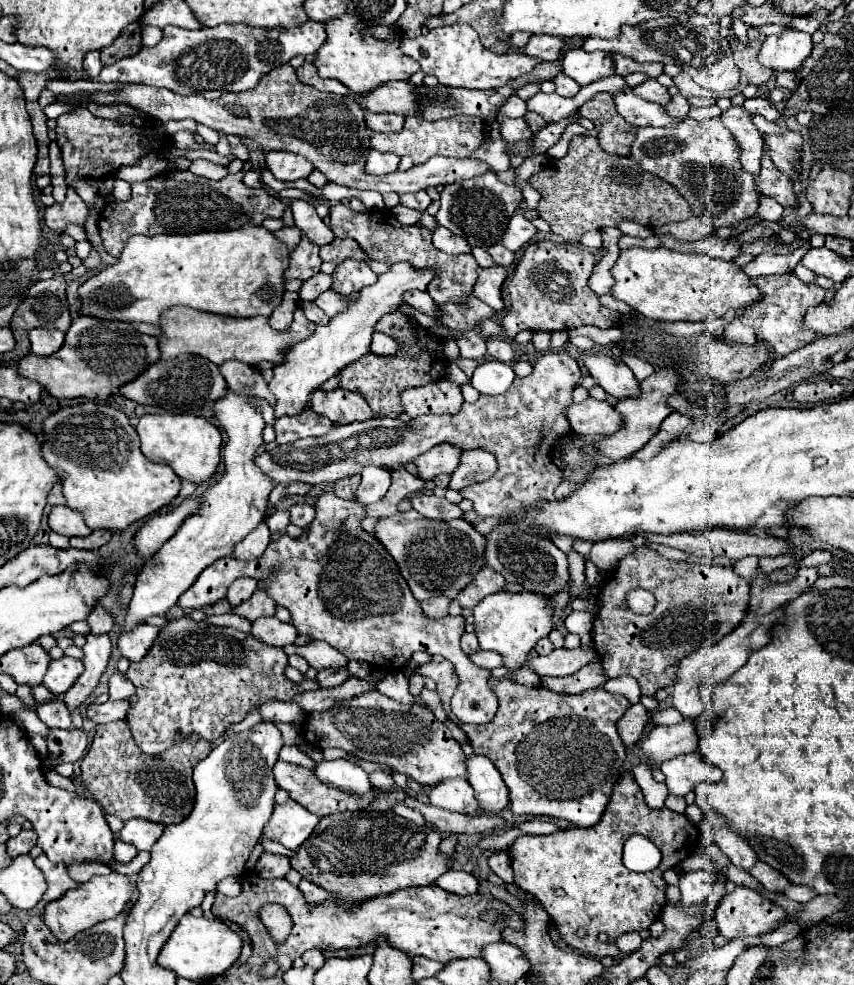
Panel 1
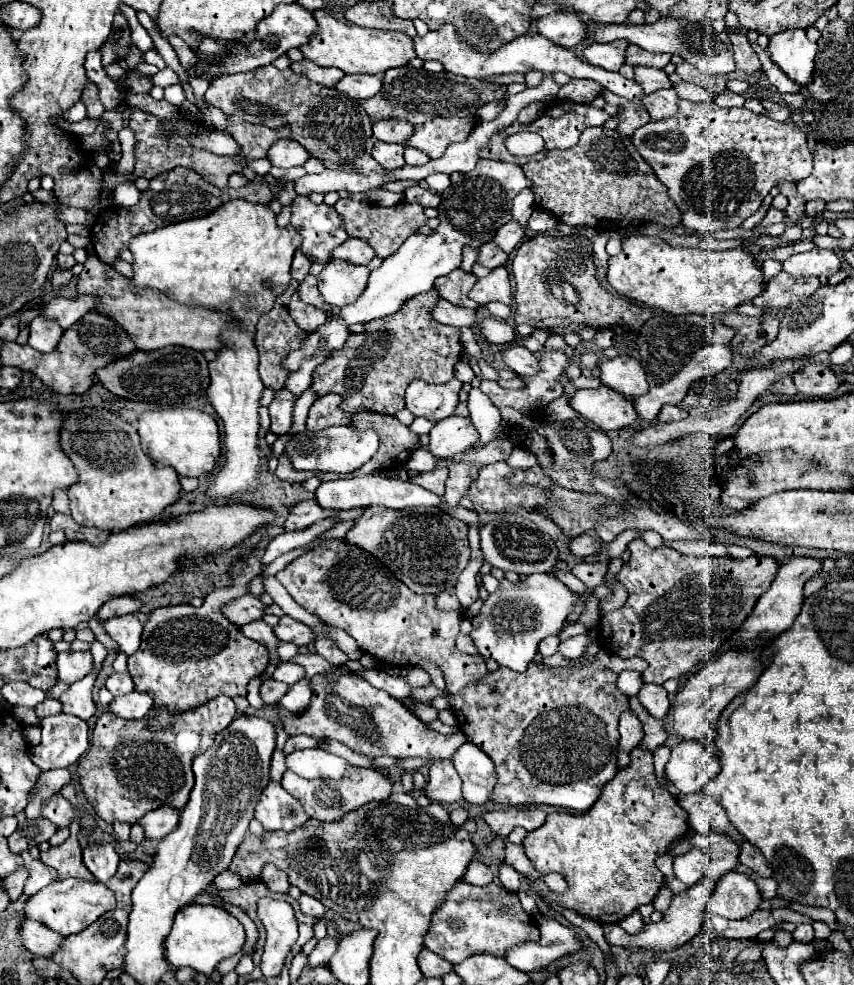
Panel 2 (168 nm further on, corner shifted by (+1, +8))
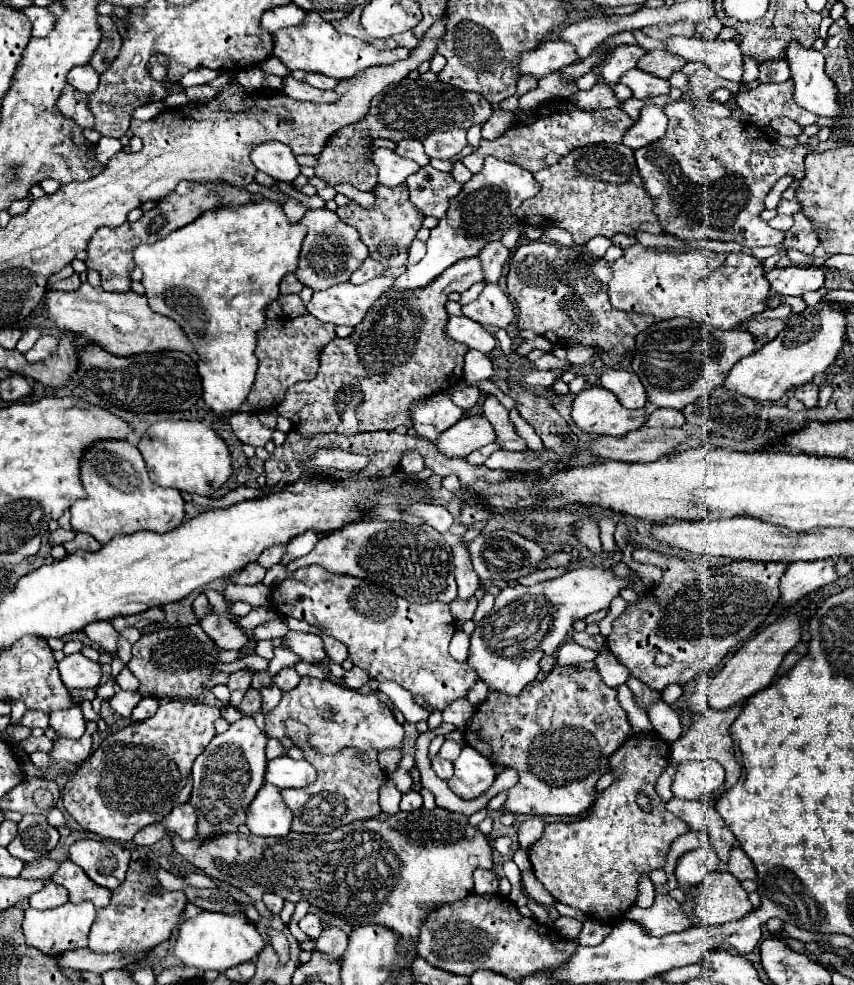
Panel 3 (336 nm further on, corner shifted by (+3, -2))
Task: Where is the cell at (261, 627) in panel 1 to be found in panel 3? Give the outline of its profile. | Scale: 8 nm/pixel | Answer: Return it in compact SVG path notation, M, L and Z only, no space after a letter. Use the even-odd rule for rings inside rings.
M289 632L285 638L287 638L287 648L291 648L295 654L299 654L301 660L305 660L305 662L321 662L327 658L321 636Z

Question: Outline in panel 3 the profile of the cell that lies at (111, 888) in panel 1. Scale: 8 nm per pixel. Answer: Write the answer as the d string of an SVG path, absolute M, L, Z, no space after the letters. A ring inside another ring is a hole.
M67 902L67 906L59 906L53 910L27 908L25 918L23 918L25 942L27 942L27 946L33 946L33 948L41 950L45 956L53 956L53 958L61 956L65 950L85 948L89 928L91 928L95 916L97 916L97 910L95 910L95 906L91 906L91 902L81 902L81 904Z

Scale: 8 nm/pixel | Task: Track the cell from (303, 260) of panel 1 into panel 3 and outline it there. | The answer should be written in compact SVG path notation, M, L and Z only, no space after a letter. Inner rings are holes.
M287 274L287 276L281 280L279 288L281 288L281 294L299 294L301 288L303 288L303 284L297 280L295 274Z

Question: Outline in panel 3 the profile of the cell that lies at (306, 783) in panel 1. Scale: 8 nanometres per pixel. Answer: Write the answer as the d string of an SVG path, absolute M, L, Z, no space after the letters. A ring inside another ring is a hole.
M297 720L285 722L287 736L294 746L300 748L305 759L317 771L313 784L297 790L281 790L281 796L289 810L293 812L291 830L293 832L311 832L311 834L327 834L345 826L353 820L367 820L381 814L379 810L379 762L377 752L357 752L355 748L343 748L335 754L321 754L307 742L309 728Z

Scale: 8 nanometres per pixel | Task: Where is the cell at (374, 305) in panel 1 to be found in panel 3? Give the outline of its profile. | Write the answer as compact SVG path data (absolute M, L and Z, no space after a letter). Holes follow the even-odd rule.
M493 156L485 158L483 170L473 174L473 178L463 184L463 190L451 200L447 216L439 220L439 226L435 230L431 230L425 258L415 266L407 266L407 272L395 280L393 288L409 290L409 288L427 286L431 280L435 280L443 270L447 270L455 262L477 256L487 242L499 240L503 232L517 222L515 210L523 200L533 198L537 192L539 192L539 184L535 182L529 170L511 162L497 160Z

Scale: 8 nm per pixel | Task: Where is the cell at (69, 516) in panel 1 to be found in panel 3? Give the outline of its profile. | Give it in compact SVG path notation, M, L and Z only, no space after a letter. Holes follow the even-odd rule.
M59 528L59 530L51 532L49 542L51 542L51 546L57 546L57 544L65 544L65 542L71 540L71 538L75 538L75 532L73 532L73 530L63 530L63 528Z

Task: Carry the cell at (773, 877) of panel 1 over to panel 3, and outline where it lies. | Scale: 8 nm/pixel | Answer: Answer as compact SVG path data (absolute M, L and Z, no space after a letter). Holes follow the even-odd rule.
M733 848L729 854L729 862L727 862L731 874L737 880L755 880L755 866L751 862L751 858L747 858L747 854L741 848Z

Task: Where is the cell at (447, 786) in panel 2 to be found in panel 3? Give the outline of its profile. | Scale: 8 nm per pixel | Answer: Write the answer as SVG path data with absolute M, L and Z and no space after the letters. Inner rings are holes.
M435 756L435 758L431 760L431 766L433 766L435 774L437 774L439 778L443 778L443 780L449 780L451 774L453 774L453 762L451 762L451 760L443 760L443 758Z

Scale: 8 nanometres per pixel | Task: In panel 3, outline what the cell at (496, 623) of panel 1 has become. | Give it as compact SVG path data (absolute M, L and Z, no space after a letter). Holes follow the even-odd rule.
M601 566L573 568L559 578L545 580L535 586L507 586L495 598L491 616L485 618L471 634L467 664L489 690L517 696L531 680L537 678L539 660L553 654L563 644L567 634L573 630L575 620L609 608L611 600L629 586L631 580L615 576L611 568Z

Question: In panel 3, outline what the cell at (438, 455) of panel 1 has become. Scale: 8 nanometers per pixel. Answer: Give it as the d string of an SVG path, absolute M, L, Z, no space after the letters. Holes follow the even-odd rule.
M477 414L461 418L455 426L445 430L445 434L441 434L435 444L445 456L465 458L467 454L483 448L489 442L495 442L495 430L485 416Z

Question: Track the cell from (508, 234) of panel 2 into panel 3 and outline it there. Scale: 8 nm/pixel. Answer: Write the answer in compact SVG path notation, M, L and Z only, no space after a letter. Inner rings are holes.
M489 242L481 252L479 252L479 260L481 260L481 268L485 274L485 284L491 282L499 282L501 278L501 270L505 260L509 258L509 250L501 244L501 242Z

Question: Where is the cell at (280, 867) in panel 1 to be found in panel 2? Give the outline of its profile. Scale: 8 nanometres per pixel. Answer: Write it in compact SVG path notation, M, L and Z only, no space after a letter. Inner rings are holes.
M265 864L261 878L265 880L265 884L269 884L269 890L273 890L273 892L287 892L289 890L287 874L281 868L277 868L275 864Z

